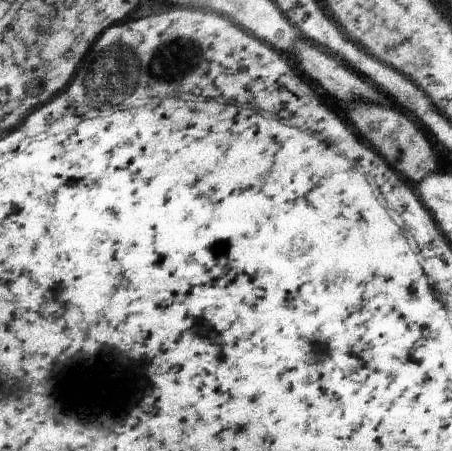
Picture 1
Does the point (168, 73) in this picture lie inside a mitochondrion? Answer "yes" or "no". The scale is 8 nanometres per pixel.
yes

